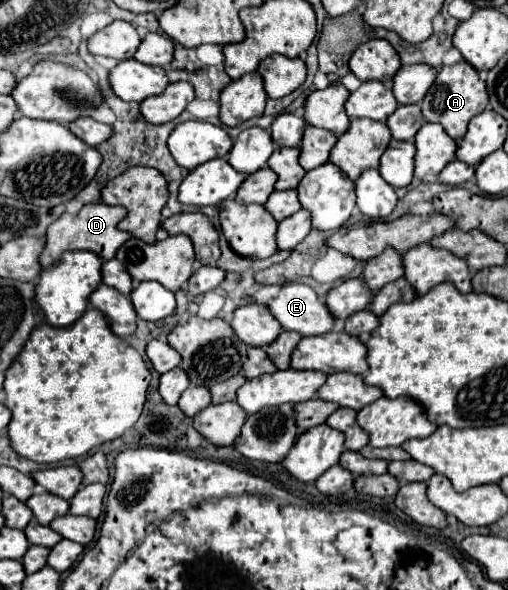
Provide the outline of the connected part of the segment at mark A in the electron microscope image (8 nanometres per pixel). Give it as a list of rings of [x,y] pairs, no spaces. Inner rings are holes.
[[[459,61],[453,67],[441,67],[439,69],[435,83],[431,85],[425,99],[421,101],[421,113],[423,113],[425,121],[441,123],[445,127],[445,131],[455,141],[459,141],[467,133],[469,121],[475,115],[479,115],[487,105],[489,105],[489,95],[485,89],[485,81],[479,79],[479,73],[467,61]]]

